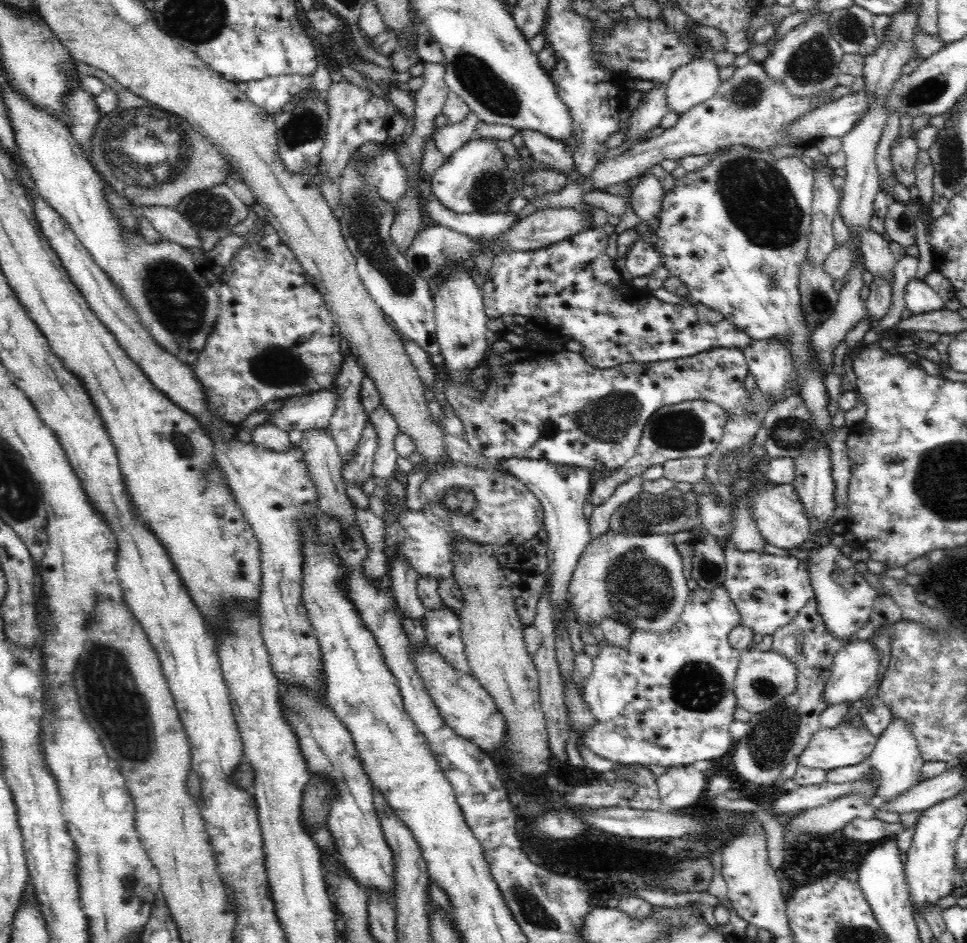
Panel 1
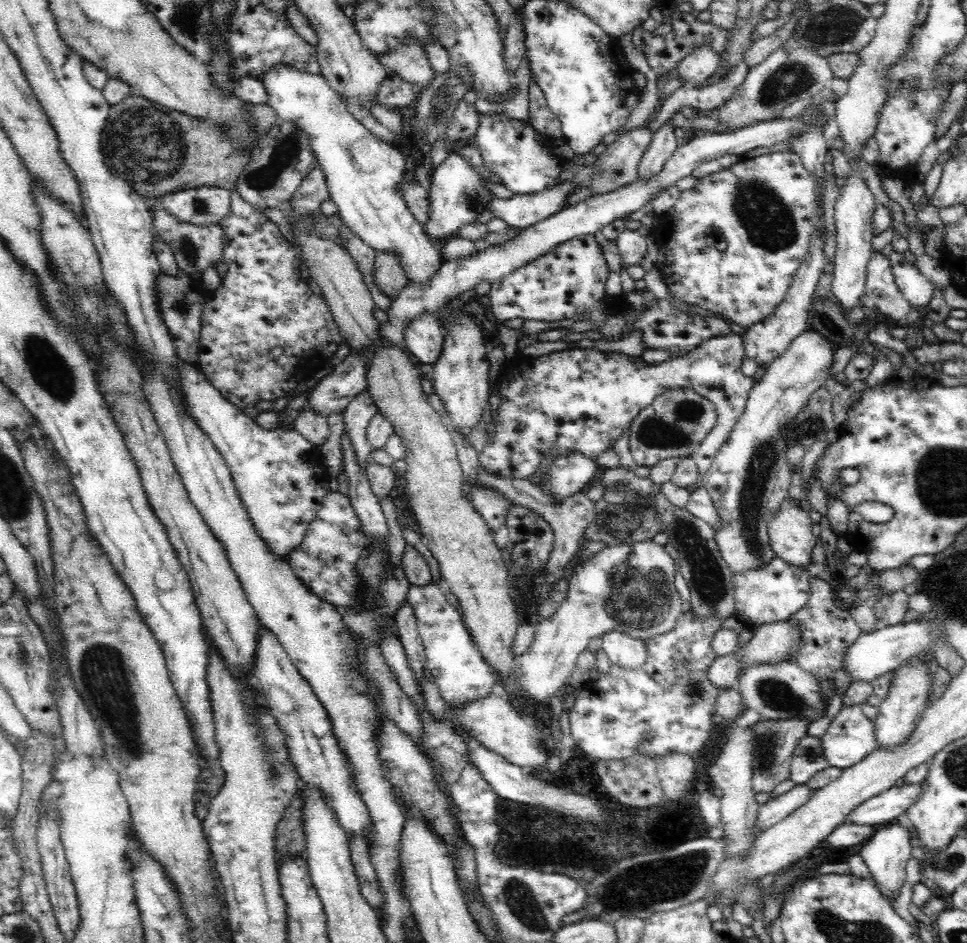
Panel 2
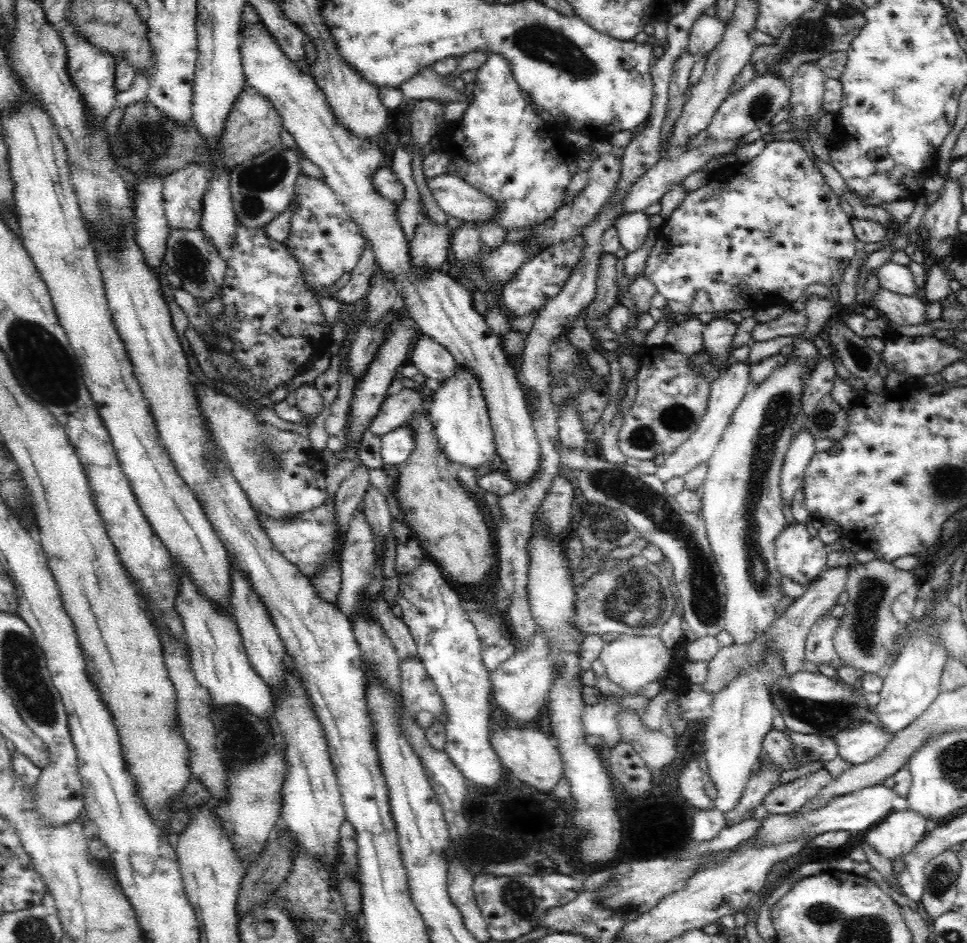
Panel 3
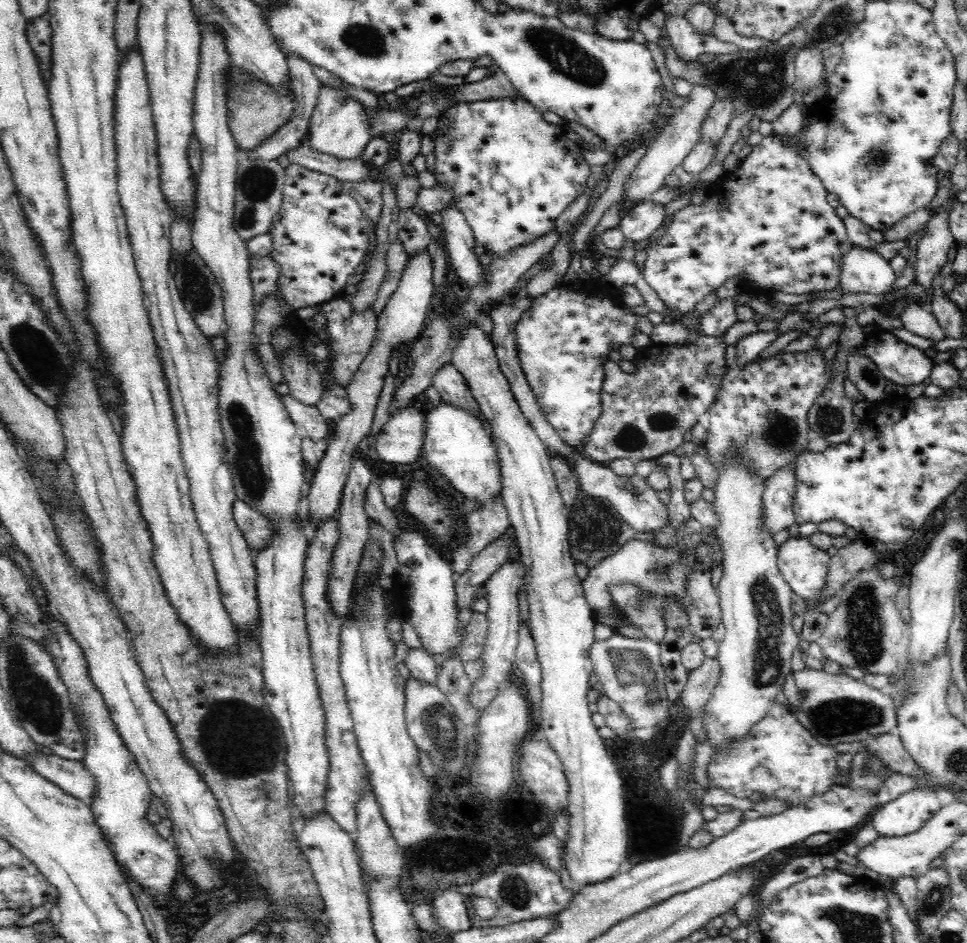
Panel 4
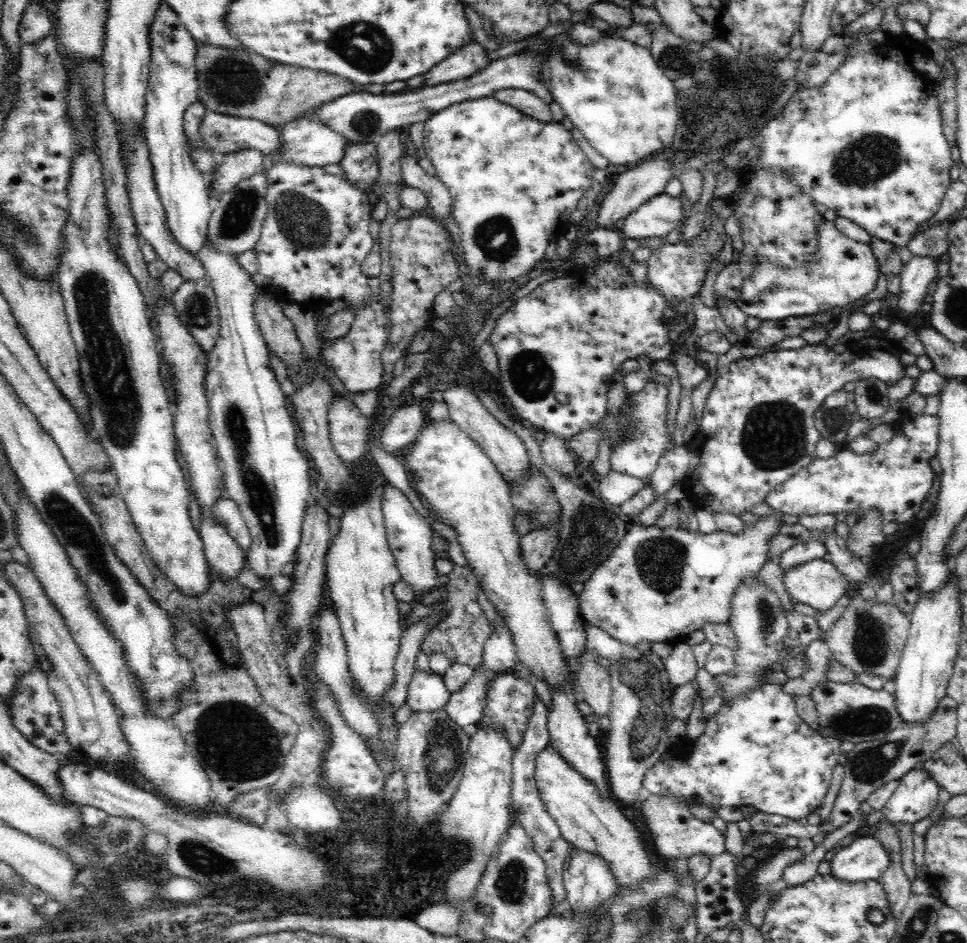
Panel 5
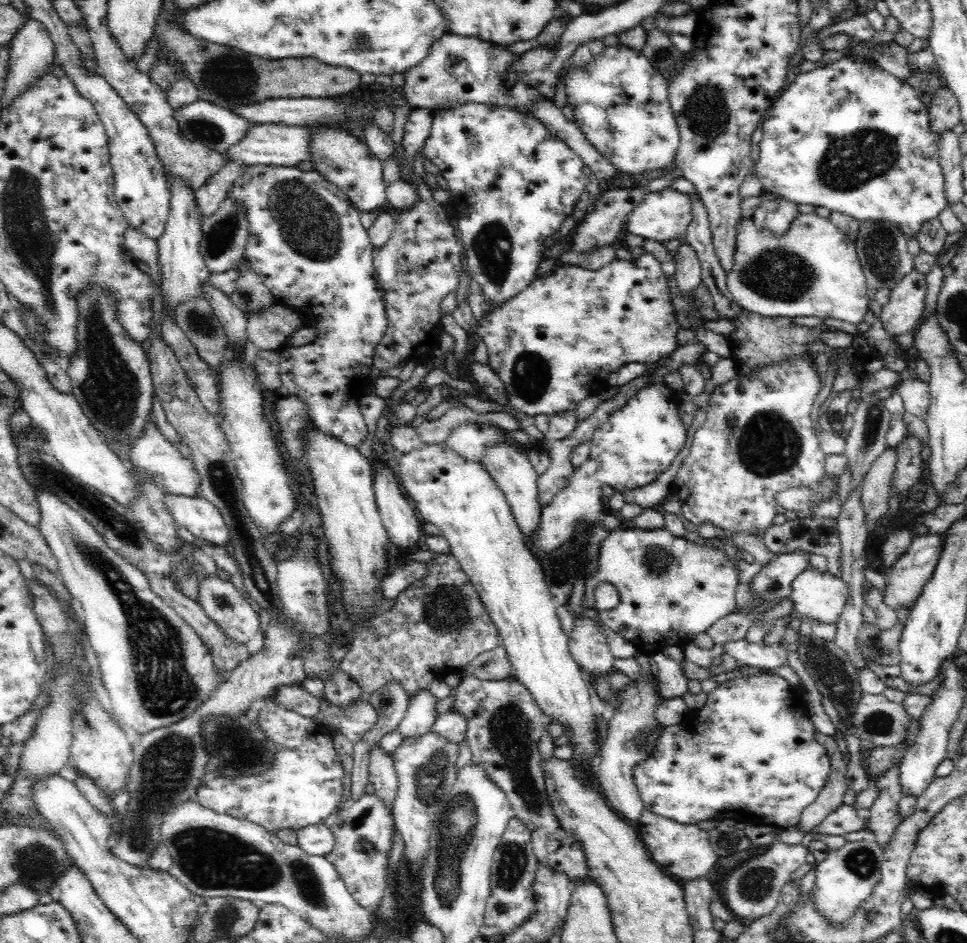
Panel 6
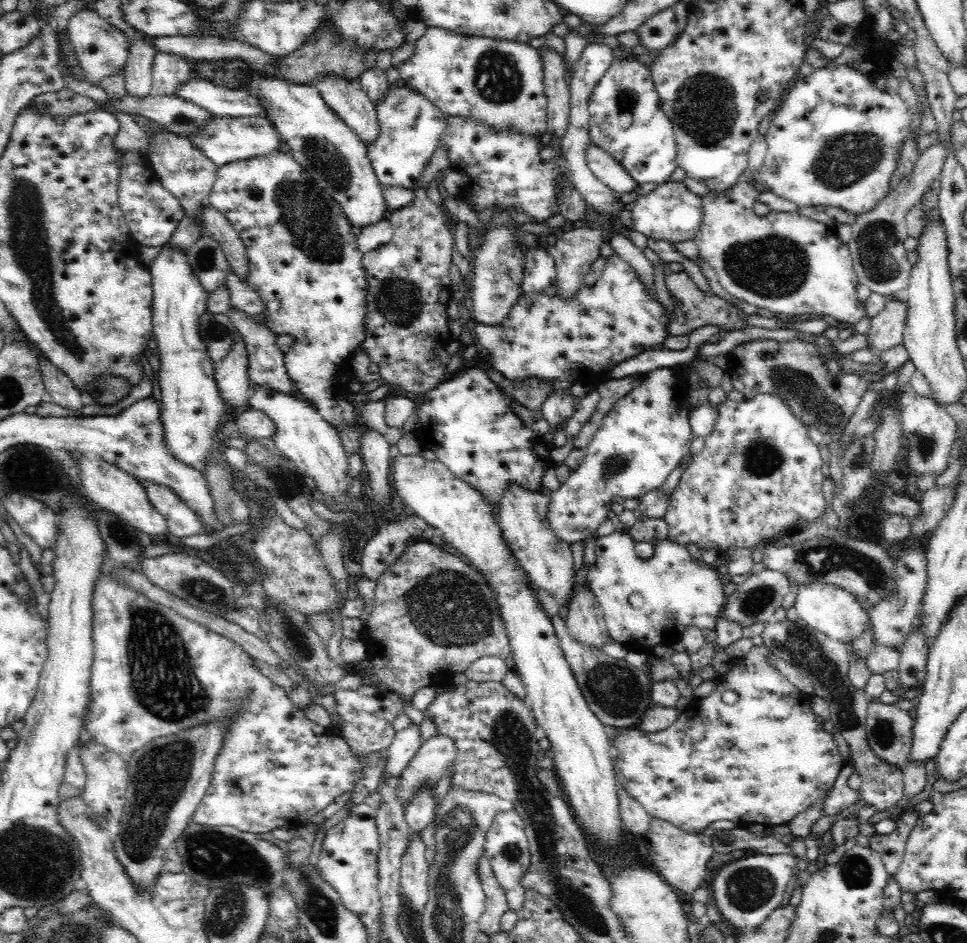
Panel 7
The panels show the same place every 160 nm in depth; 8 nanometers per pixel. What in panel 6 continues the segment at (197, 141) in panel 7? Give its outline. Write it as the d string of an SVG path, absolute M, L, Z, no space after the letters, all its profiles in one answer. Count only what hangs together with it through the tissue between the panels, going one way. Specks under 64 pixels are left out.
M251 124L245 136L230 146L224 153L227 162L234 162L239 166L284 166L297 167L300 162L308 161L308 145L311 142L311 135L302 126L287 126L284 124Z

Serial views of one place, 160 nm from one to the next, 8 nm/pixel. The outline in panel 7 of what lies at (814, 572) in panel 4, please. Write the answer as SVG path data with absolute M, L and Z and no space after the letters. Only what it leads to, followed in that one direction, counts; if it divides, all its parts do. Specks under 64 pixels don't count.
M808 584L808 586L797 587L798 596L795 607L798 615L808 624L808 627L815 628L827 638L850 644L870 628L869 612L861 606L852 594L841 587L832 584Z

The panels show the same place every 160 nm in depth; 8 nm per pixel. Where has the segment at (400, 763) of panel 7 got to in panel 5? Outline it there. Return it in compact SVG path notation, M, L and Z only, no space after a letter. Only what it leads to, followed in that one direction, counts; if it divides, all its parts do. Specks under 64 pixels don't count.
M416 670L407 690L407 705L412 714L434 714L445 710L449 696L442 675Z

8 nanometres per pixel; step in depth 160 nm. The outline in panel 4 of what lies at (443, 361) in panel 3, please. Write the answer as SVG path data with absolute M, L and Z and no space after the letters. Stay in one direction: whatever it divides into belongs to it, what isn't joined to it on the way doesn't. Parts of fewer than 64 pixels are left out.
M450 363L444 366L442 370L438 370L436 374L434 374L432 386L436 388L439 392L439 402L440 405L452 405L454 407L458 407L458 409L464 409L464 411L468 411L482 423L482 427L484 427L484 431L488 433L488 437L491 438L491 434L489 434L489 424L487 424L487 418L481 413L479 404L476 402L476 399L473 397L471 390L469 389L468 383L463 378L463 375L455 368L455 366Z

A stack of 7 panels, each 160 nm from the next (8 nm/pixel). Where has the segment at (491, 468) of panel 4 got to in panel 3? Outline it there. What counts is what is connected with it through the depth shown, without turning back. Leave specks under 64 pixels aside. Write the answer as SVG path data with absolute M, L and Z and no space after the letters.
M458 368L450 380L444 381L440 389L433 392L429 406L428 419L432 423L434 435L446 459L459 464L467 480L476 479L487 471L496 454L486 401L480 383L472 372Z

